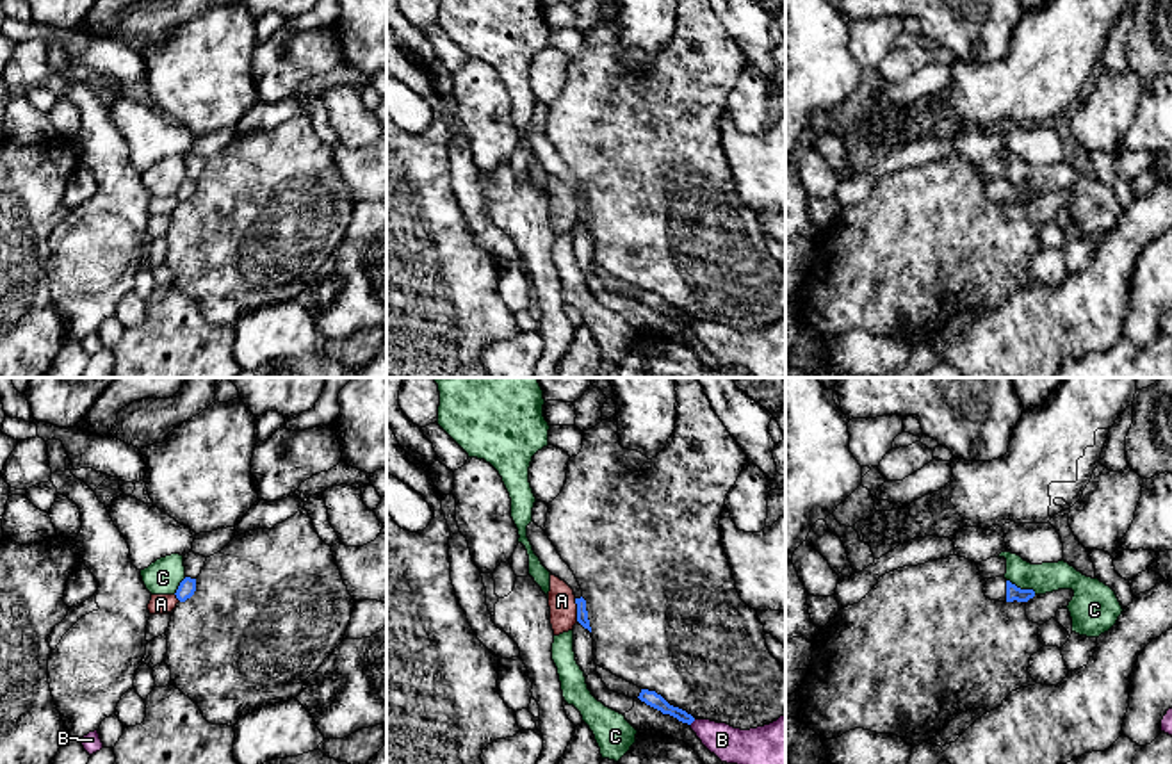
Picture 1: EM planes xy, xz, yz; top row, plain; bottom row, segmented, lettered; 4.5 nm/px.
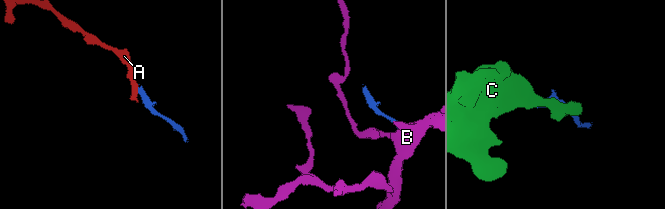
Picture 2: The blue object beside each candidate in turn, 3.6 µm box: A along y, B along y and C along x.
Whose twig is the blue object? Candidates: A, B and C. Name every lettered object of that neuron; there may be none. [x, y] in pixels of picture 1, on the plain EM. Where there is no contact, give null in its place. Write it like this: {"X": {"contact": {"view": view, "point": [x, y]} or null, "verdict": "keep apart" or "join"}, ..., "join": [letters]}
{"A": {"contact": {"view": "xz", "point": [577, 211]}, "verdict": "keep apart"}, "B": {"contact": {"view": "xz", "point": [691, 323]}, "verdict": "keep apart"}, "C": {"contact": {"view": "yz", "point": [1019, 189]}, "verdict": "keep apart"}, "join": []}

